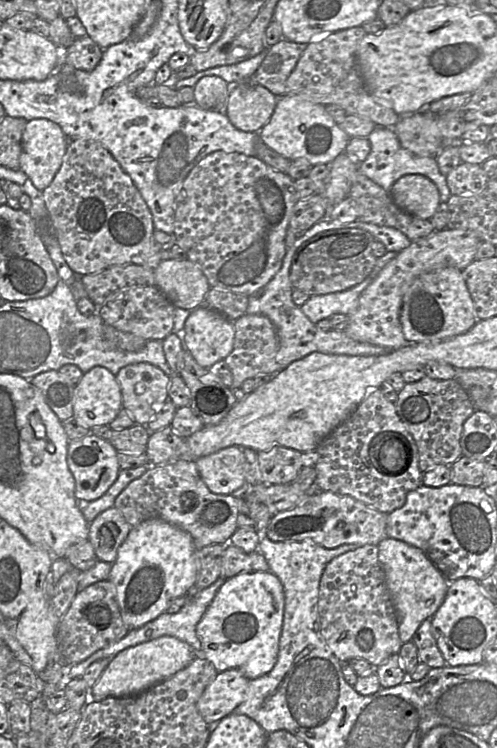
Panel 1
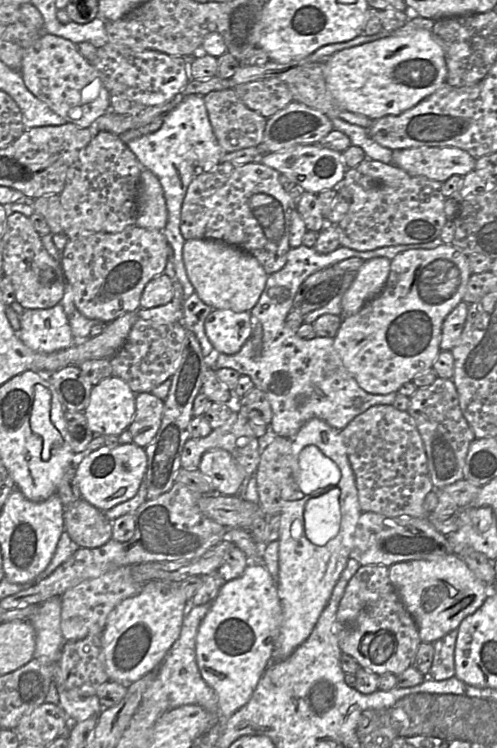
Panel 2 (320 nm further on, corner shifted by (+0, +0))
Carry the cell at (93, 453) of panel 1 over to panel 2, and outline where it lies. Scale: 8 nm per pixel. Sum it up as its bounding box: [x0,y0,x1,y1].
[76,443,147,512]

